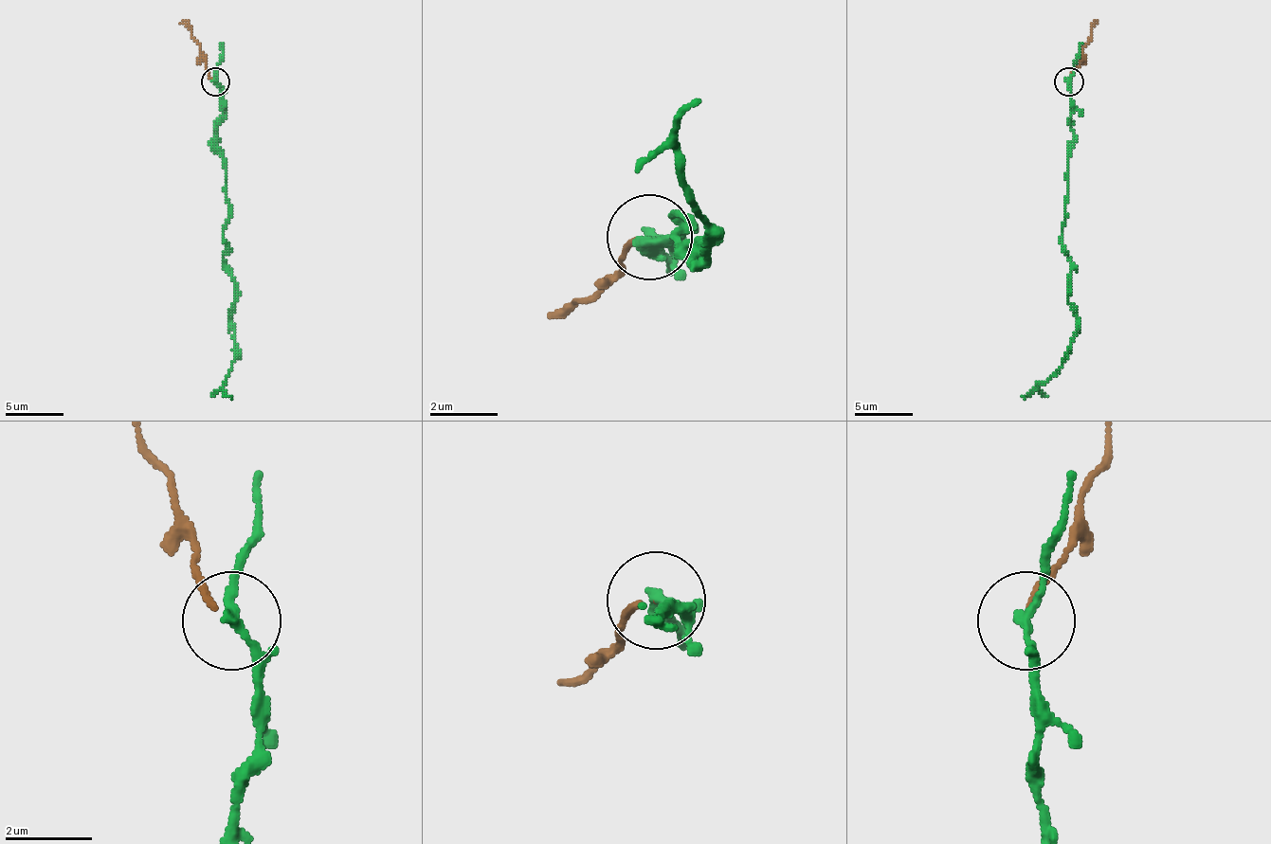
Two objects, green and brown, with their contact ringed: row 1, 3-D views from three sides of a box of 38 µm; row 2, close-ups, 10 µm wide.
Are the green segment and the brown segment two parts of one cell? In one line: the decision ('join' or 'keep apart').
keep apart

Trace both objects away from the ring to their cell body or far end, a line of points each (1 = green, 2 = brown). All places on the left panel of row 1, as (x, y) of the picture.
1: (214, 80), (228, 206), (223, 242), (234, 283), (234, 359), (223, 387), (231, 396)
2: (214, 80), (182, 20)

